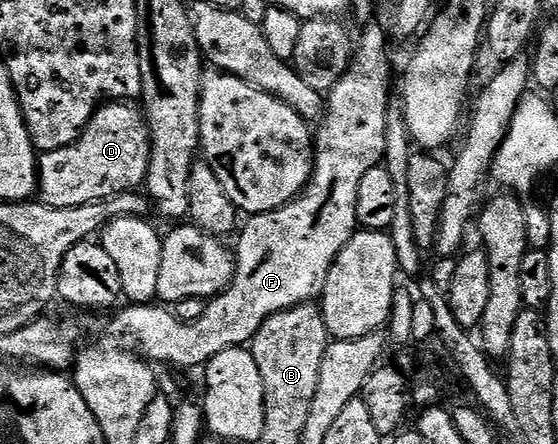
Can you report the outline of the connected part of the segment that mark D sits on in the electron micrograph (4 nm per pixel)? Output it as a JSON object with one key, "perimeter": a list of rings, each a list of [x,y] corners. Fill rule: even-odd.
{"perimeter":[[[108,102],[96,109],[90,123],[70,146],[58,150],[39,153],[38,156],[38,196],[46,206],[69,208],[86,206],[90,202],[108,200],[123,192],[135,192],[148,179],[152,139],[148,133],[148,121],[144,113],[132,102]]]}

